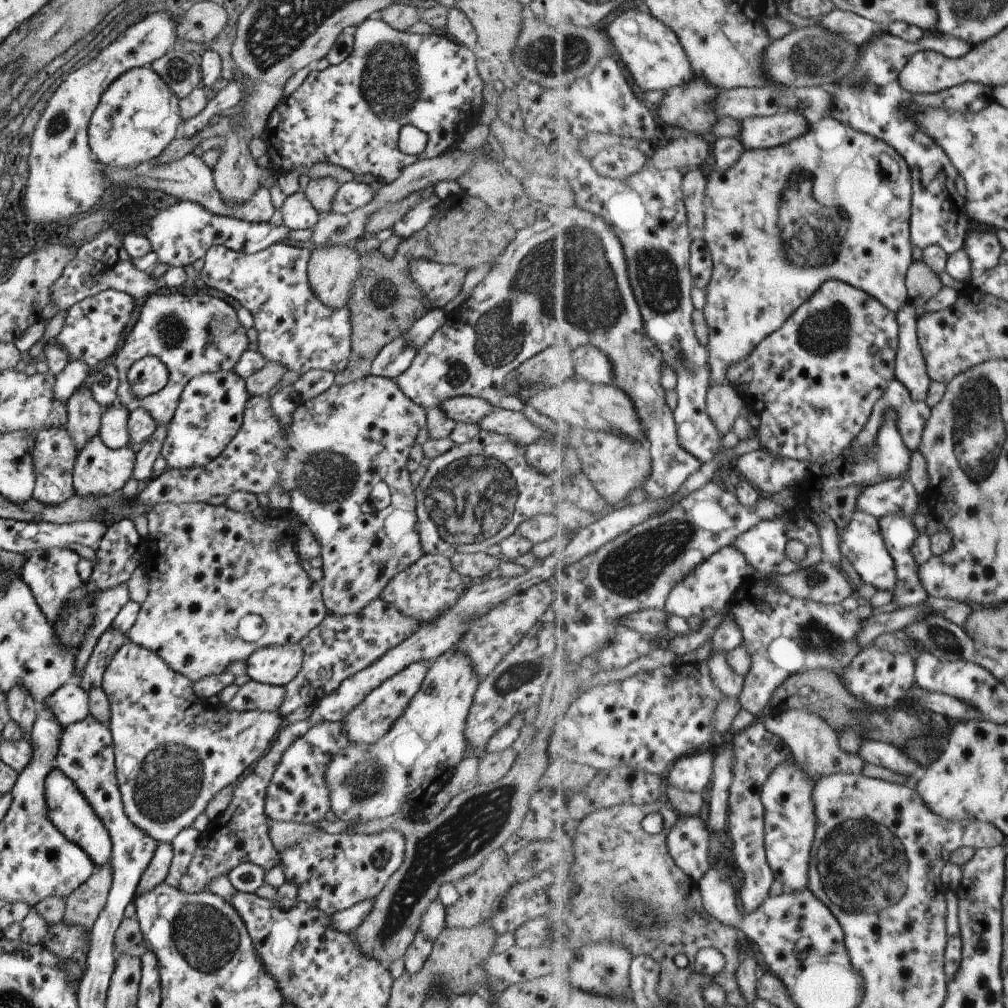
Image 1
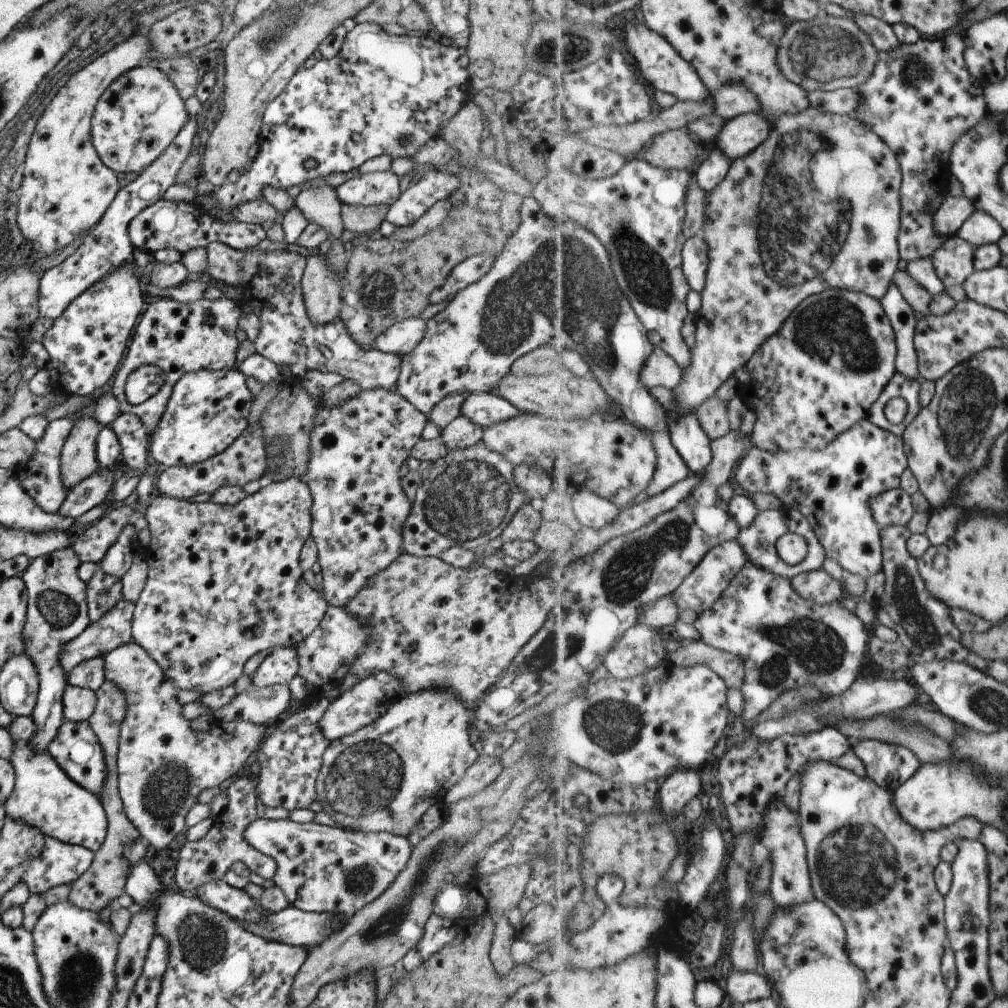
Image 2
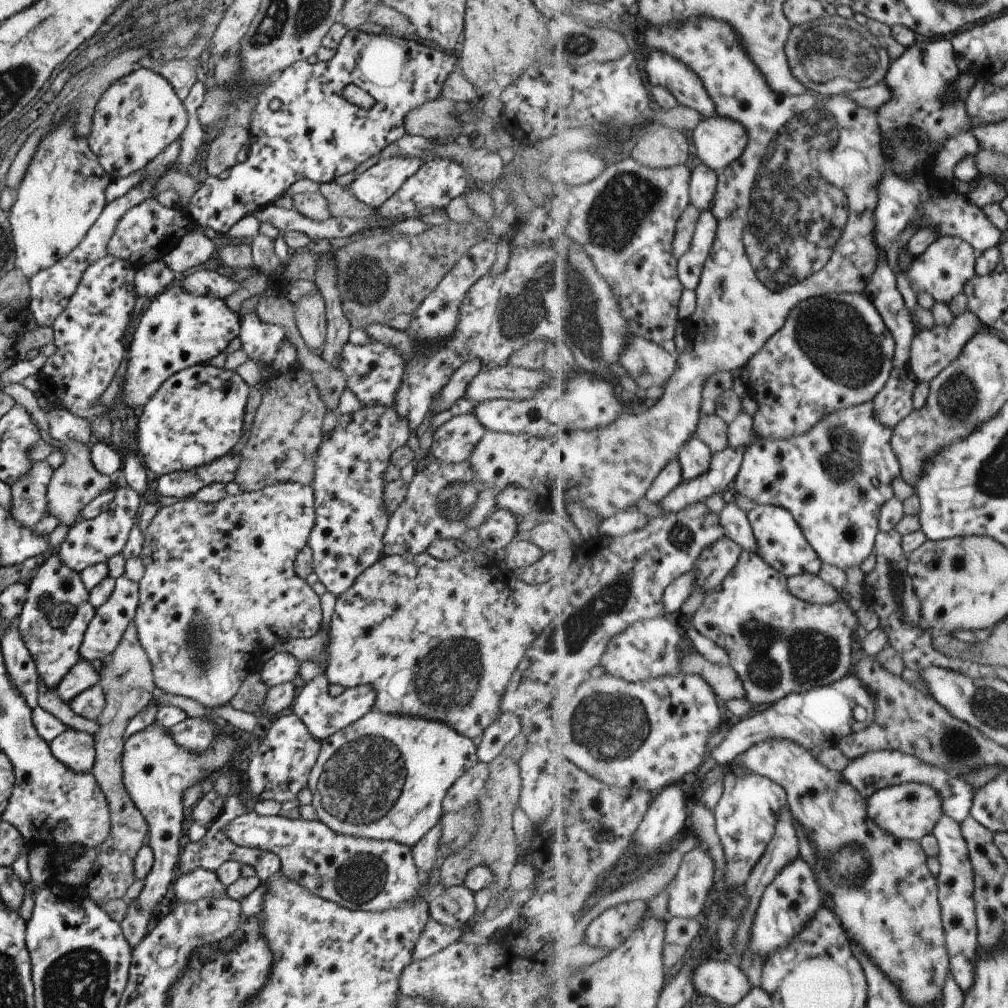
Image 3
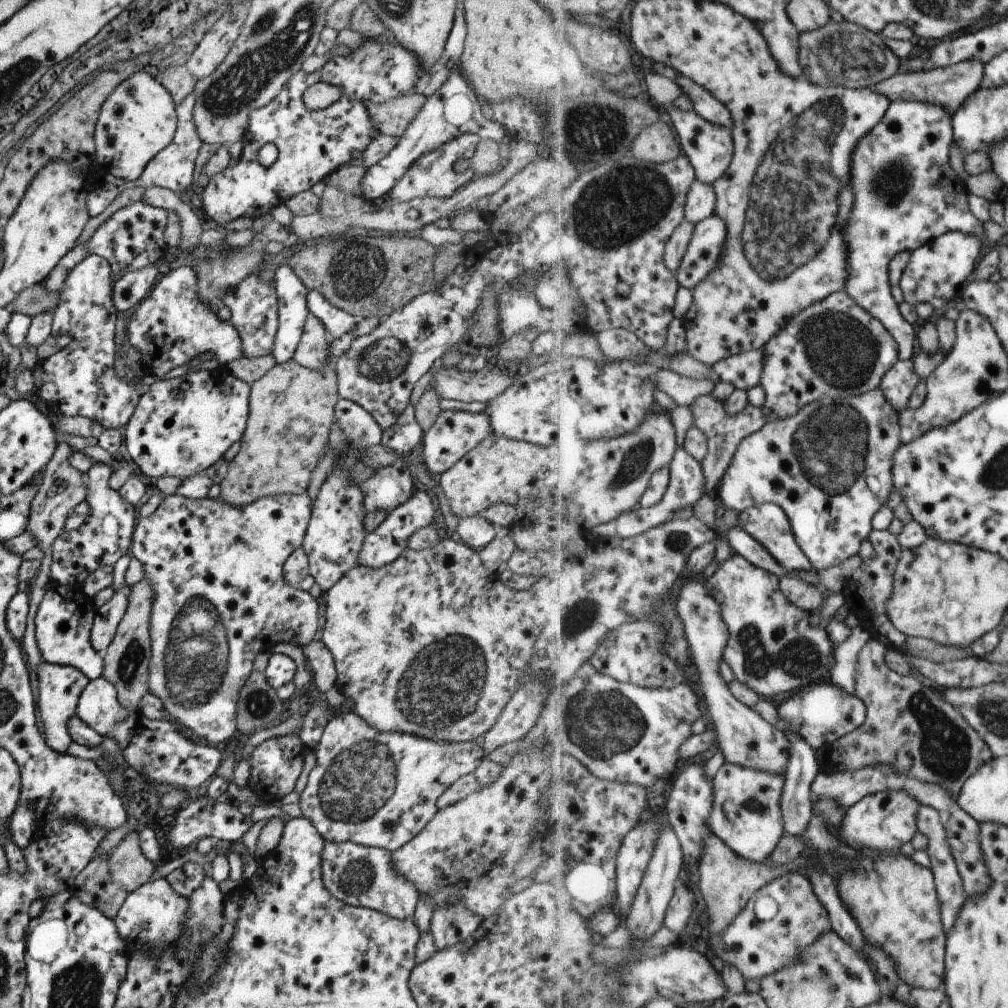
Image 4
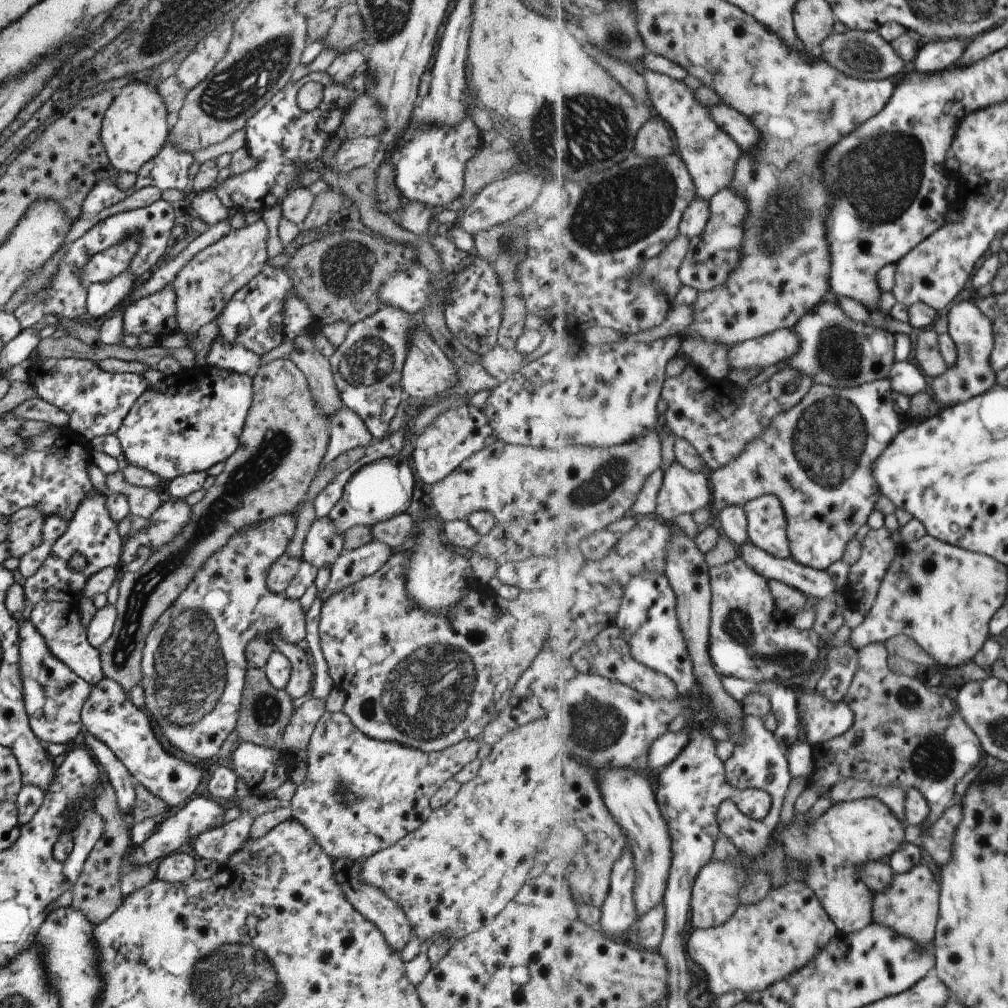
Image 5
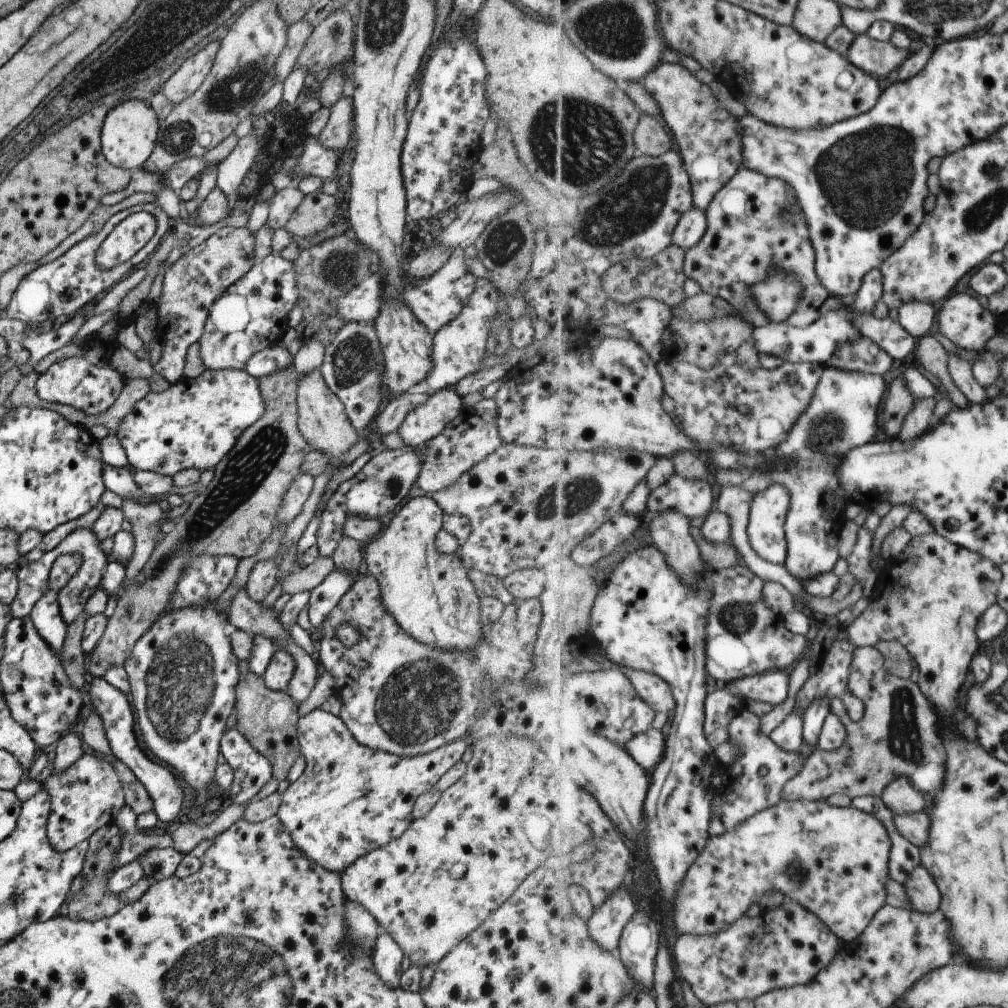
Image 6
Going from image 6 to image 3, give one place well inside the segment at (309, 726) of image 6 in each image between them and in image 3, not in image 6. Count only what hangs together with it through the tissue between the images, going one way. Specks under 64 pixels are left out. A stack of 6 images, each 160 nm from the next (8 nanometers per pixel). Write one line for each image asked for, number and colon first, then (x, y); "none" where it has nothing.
3: (382, 777)
4: (378, 789)
5: (359, 796)

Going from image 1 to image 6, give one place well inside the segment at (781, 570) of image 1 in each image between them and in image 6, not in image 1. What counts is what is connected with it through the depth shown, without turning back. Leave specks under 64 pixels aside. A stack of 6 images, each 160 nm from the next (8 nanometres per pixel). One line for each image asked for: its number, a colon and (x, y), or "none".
2: (759, 540)
3: (782, 543)
4: (770, 524)
5: (767, 522)
6: (769, 512)

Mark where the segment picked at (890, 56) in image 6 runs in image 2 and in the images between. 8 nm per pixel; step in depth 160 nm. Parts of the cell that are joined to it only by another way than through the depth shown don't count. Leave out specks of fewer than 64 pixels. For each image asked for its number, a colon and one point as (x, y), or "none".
2: (827, 53)
3: (832, 56)
4: (844, 53)
5: (864, 54)

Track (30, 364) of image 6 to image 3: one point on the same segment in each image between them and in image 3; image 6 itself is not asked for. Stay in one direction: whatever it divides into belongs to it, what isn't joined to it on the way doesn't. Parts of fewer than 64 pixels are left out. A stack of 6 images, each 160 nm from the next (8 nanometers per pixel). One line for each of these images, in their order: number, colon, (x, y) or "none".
3: (150, 279)
4: (132, 287)
5: (101, 298)

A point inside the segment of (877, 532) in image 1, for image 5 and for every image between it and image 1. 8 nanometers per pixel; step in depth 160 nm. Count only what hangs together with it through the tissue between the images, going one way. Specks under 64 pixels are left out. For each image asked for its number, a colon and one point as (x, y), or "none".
2: (832, 487)
3: (835, 480)
4: (831, 466)
5: (818, 458)

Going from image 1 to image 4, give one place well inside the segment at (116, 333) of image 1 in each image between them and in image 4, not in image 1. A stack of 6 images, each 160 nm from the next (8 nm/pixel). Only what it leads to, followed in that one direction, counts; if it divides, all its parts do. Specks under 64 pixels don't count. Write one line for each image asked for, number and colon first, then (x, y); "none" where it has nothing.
2: (84, 344)
3: (88, 333)
4: (79, 380)

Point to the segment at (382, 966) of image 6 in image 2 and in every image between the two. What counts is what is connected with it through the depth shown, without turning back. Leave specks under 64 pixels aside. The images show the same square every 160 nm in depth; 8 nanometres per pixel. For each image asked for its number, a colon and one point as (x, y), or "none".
2: (319, 868)
3: (356, 873)
4: (355, 875)
5: (386, 915)

